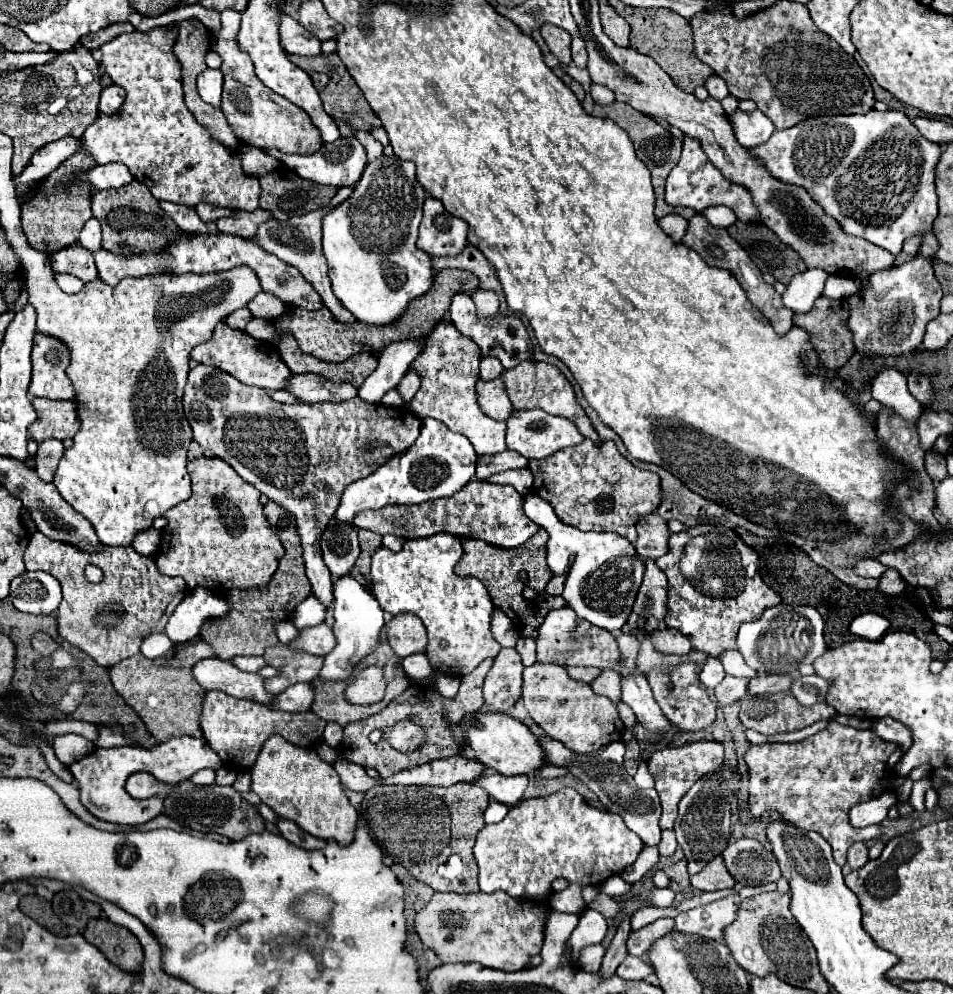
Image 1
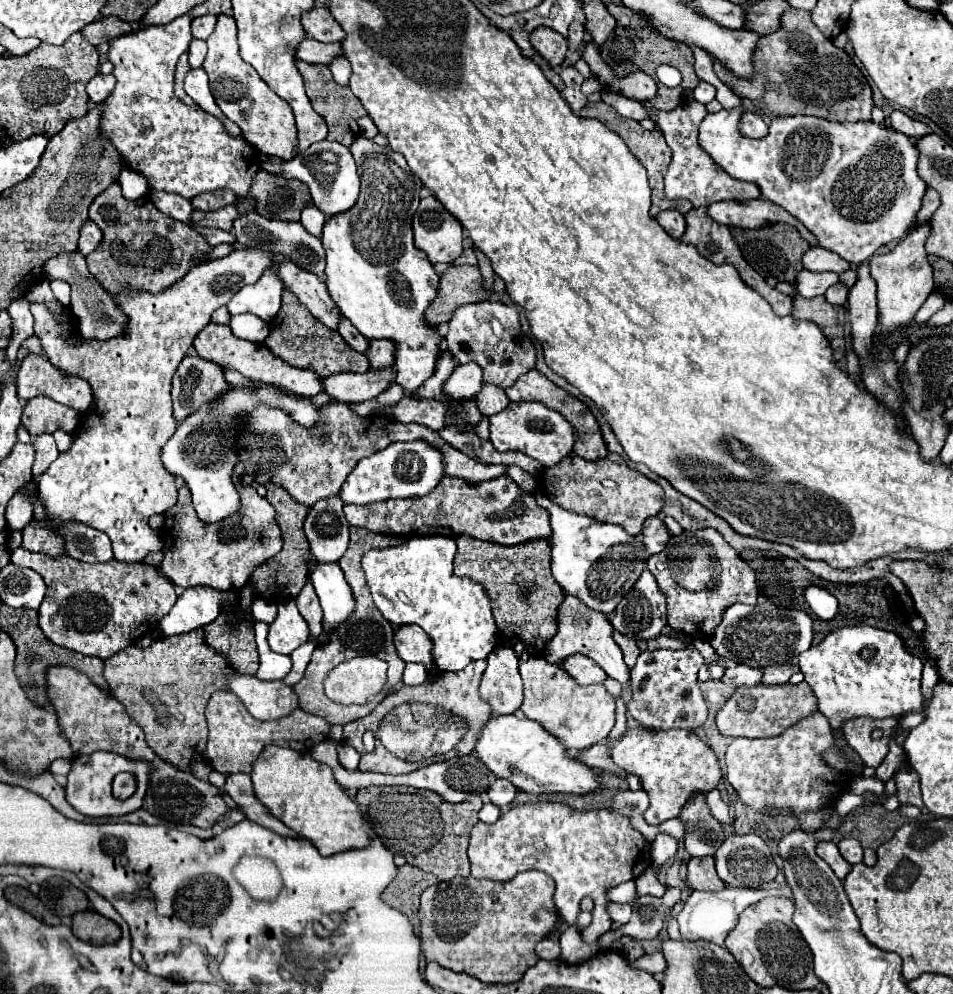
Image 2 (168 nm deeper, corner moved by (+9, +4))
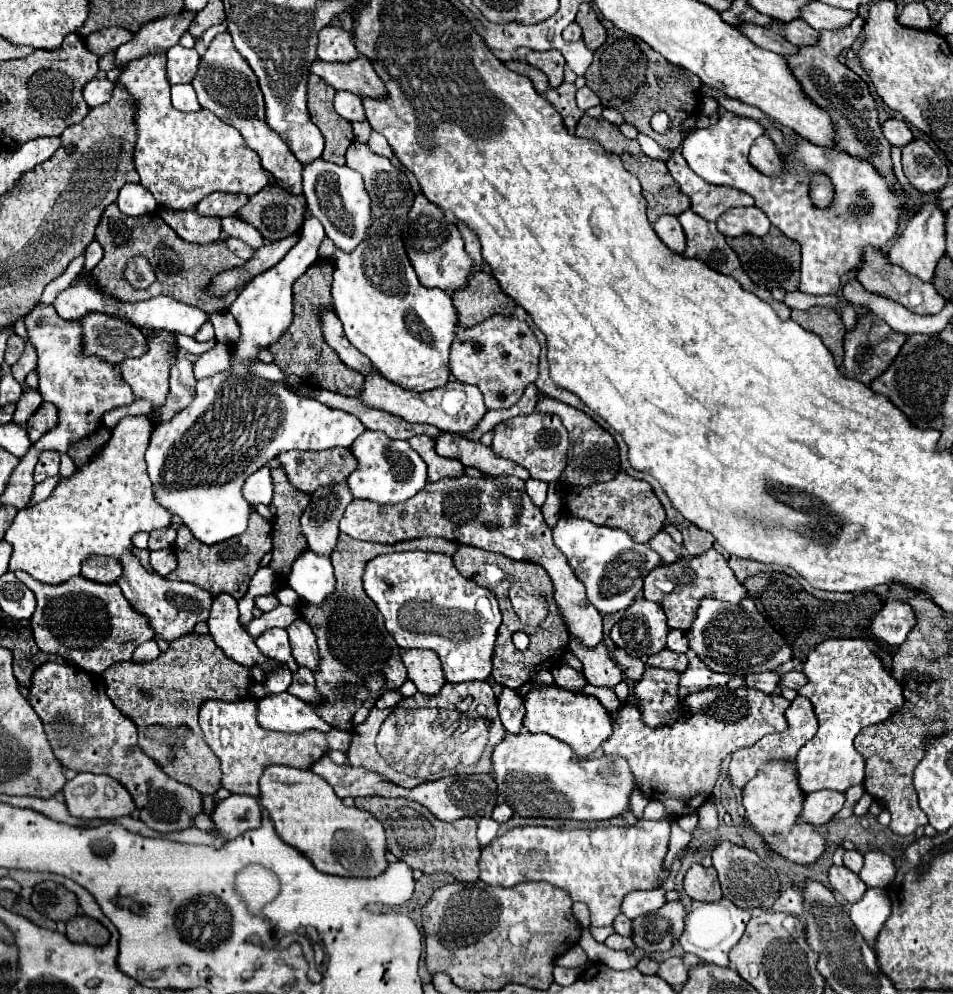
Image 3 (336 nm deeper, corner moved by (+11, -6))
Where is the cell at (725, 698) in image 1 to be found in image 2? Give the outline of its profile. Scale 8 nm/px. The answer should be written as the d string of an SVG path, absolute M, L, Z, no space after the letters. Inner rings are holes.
M738 664L738 666L726 668L722 682L732 686L732 688L738 688L738 686L756 686L760 682L760 678L762 678L762 672L758 668Z

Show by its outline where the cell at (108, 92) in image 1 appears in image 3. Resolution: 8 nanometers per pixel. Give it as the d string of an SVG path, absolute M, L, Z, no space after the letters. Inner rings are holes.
M94 78L84 86L84 100L90 108L100 106L112 98L112 90L114 82L110 82L108 78Z

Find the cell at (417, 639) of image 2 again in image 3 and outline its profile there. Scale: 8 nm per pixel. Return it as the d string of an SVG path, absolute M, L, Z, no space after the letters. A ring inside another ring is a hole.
M402 650L402 662L408 668L408 678L422 694L436 696L446 684L440 660L432 650Z

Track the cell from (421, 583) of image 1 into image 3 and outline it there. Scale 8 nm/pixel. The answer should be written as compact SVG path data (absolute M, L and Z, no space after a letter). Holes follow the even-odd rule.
M420 550L378 556L366 566L364 588L382 612L386 628L400 648L434 650L448 682L490 678L490 658L502 614L494 594L464 578L454 568L450 556Z

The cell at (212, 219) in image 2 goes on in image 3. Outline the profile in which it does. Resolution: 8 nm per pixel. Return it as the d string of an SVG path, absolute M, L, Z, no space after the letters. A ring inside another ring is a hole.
M194 208L192 210L158 210L158 216L168 222L176 234L180 234L182 240L186 242L196 242L196 244L210 244L222 238L222 228L220 228L220 218L212 216L200 216Z

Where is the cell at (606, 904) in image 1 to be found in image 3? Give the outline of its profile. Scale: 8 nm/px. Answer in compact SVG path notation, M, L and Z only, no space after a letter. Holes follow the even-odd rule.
M620 914L620 916L614 920L614 930L616 930L620 936L632 936L632 922L630 922L630 918L626 918L624 914Z

